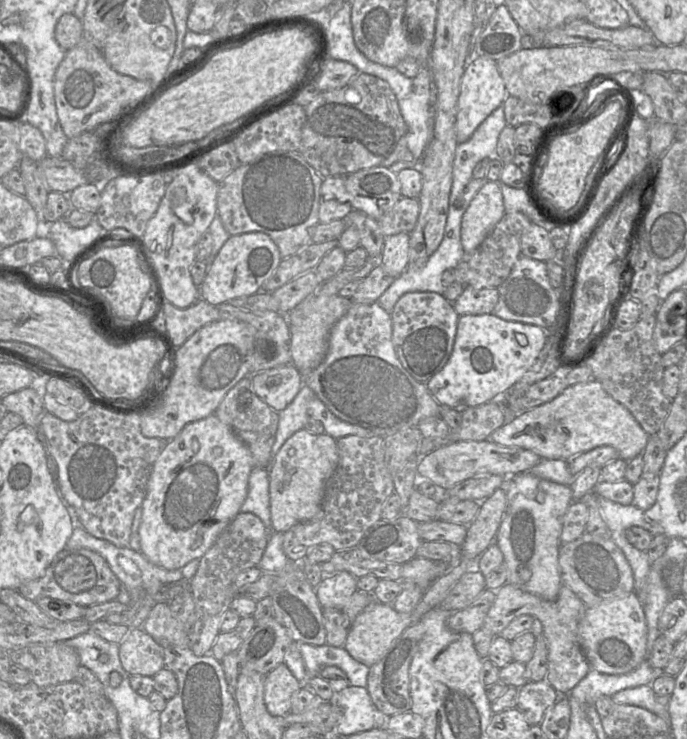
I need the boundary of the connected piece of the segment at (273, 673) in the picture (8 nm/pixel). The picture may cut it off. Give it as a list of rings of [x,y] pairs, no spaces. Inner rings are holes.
[[[285,663],[271,670],[265,677],[264,703],[267,711],[275,717],[291,712],[291,696],[302,687]]]

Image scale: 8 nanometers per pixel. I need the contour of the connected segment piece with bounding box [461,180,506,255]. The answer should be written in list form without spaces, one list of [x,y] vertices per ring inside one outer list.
[[[487,181],[476,193],[461,222],[461,243],[466,255],[473,253],[505,215],[503,194],[496,181]]]

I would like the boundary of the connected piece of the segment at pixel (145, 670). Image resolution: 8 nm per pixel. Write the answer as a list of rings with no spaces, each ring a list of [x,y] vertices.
[[[131,628],[119,643],[122,667],[130,675],[153,677],[164,668],[162,646],[142,628]]]

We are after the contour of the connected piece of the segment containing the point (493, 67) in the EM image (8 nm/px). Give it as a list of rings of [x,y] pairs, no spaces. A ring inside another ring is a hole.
[[[474,57],[465,67],[460,81],[455,132],[458,143],[467,141],[479,125],[504,101],[507,96],[497,61],[487,57]]]

